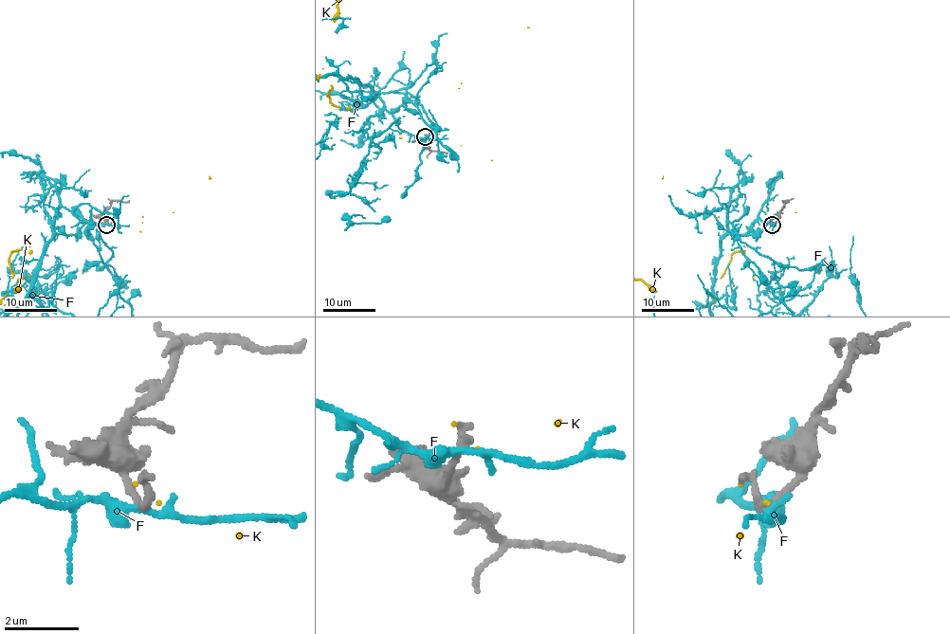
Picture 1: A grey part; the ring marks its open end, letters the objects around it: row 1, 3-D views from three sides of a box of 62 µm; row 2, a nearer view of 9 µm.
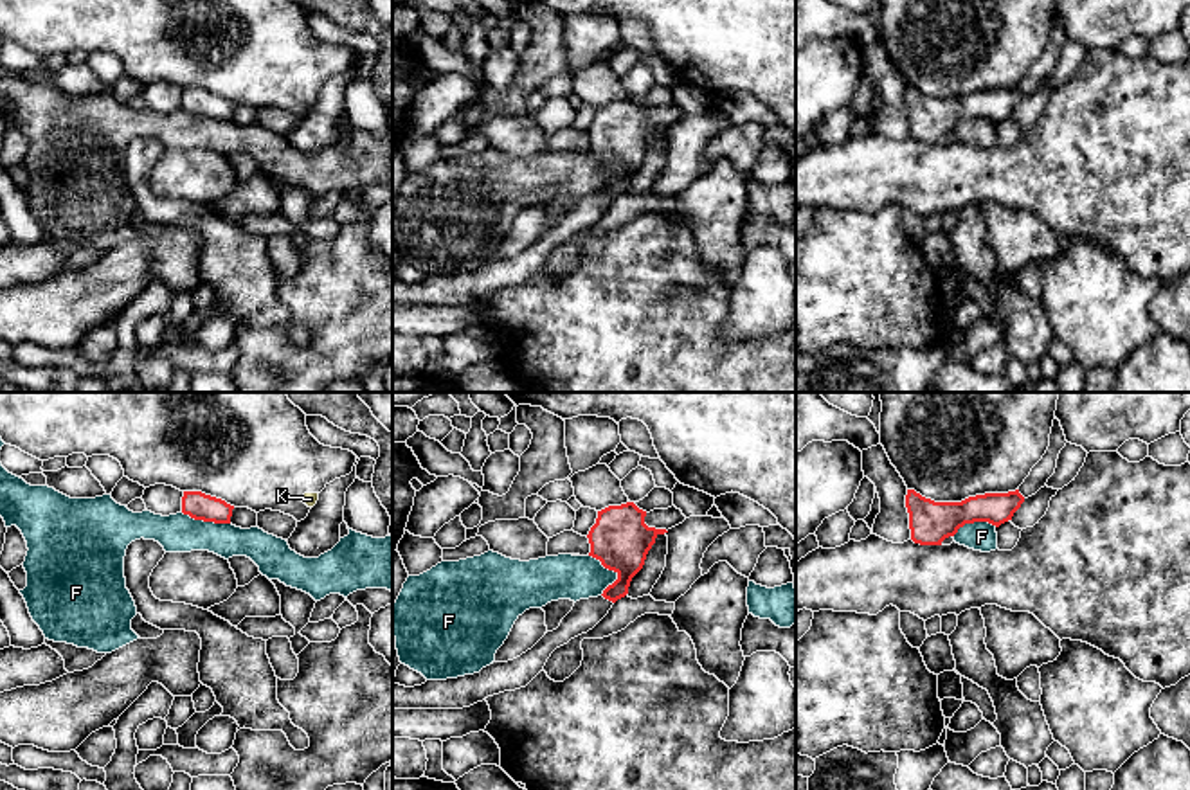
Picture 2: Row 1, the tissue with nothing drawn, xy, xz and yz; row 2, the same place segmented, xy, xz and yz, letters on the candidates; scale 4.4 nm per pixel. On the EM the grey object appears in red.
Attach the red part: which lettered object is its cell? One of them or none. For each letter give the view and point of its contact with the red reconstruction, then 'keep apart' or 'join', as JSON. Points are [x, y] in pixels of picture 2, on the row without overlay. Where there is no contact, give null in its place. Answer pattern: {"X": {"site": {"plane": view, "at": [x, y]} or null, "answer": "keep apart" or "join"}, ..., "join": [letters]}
{"F": {"site": {"plane": "xz", "at": [613, 166]}, "answer": "keep apart"}, "K": {"site": null, "answer": "keep apart"}, "join": []}

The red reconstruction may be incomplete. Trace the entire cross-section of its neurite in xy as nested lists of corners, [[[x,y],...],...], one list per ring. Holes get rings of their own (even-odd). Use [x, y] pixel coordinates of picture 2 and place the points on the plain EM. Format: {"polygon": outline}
{"polygon": [[[184,88],[182,110],[194,117],[230,121],[234,103],[202,88]]]}

